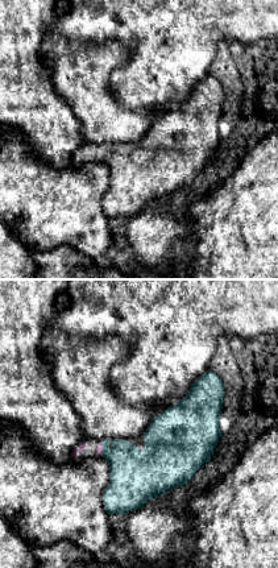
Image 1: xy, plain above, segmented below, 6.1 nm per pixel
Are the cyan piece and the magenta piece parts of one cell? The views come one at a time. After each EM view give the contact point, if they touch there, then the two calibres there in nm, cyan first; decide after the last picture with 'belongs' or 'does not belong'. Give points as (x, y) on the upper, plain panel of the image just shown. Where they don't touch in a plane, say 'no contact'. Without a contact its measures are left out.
meets cyan at (102, 154); 300 nm thick on the cyan side, 30 nm on the other

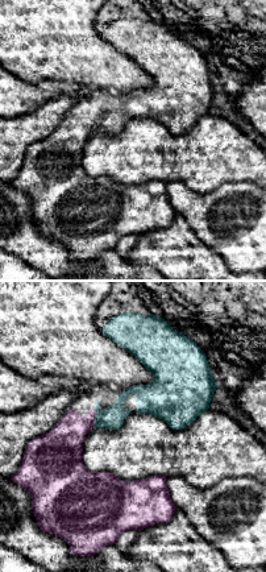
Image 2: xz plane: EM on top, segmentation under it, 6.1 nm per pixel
meets cyan at (95, 121); 140 nm thick on the cyan side, 220 nm on the other

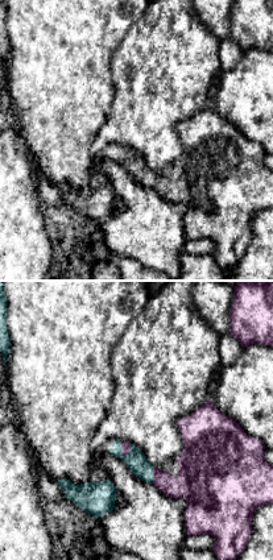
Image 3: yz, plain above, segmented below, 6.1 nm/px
meets cyan at (152, 179); 120 nm thick on the cyan side, 200 nm on the other

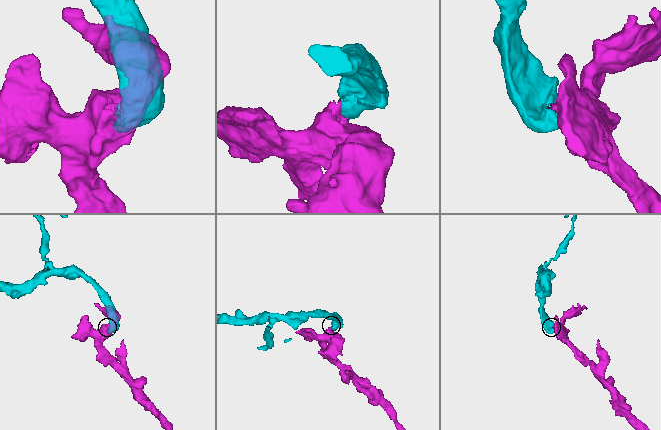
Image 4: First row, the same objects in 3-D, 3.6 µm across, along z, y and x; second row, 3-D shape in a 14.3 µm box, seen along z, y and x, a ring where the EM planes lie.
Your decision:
belongs

